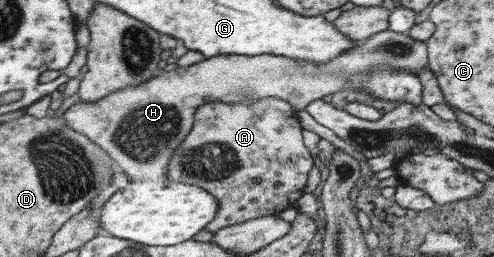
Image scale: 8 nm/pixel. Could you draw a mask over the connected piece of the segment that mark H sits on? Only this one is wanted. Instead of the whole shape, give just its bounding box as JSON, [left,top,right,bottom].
[63,29,428,181]

